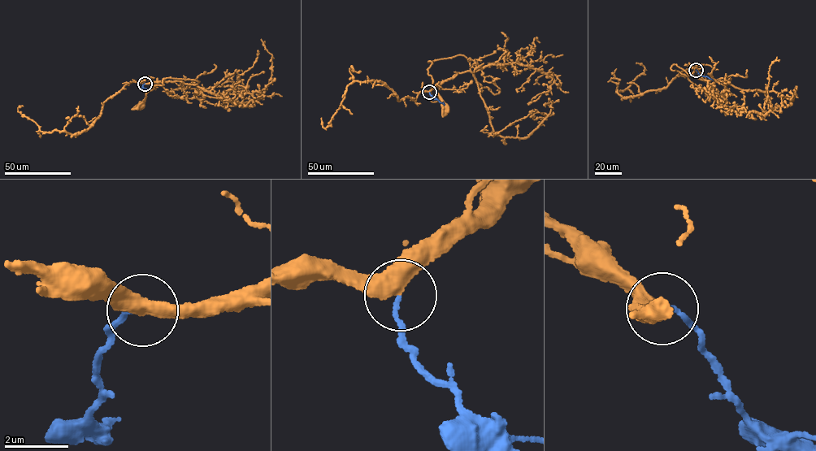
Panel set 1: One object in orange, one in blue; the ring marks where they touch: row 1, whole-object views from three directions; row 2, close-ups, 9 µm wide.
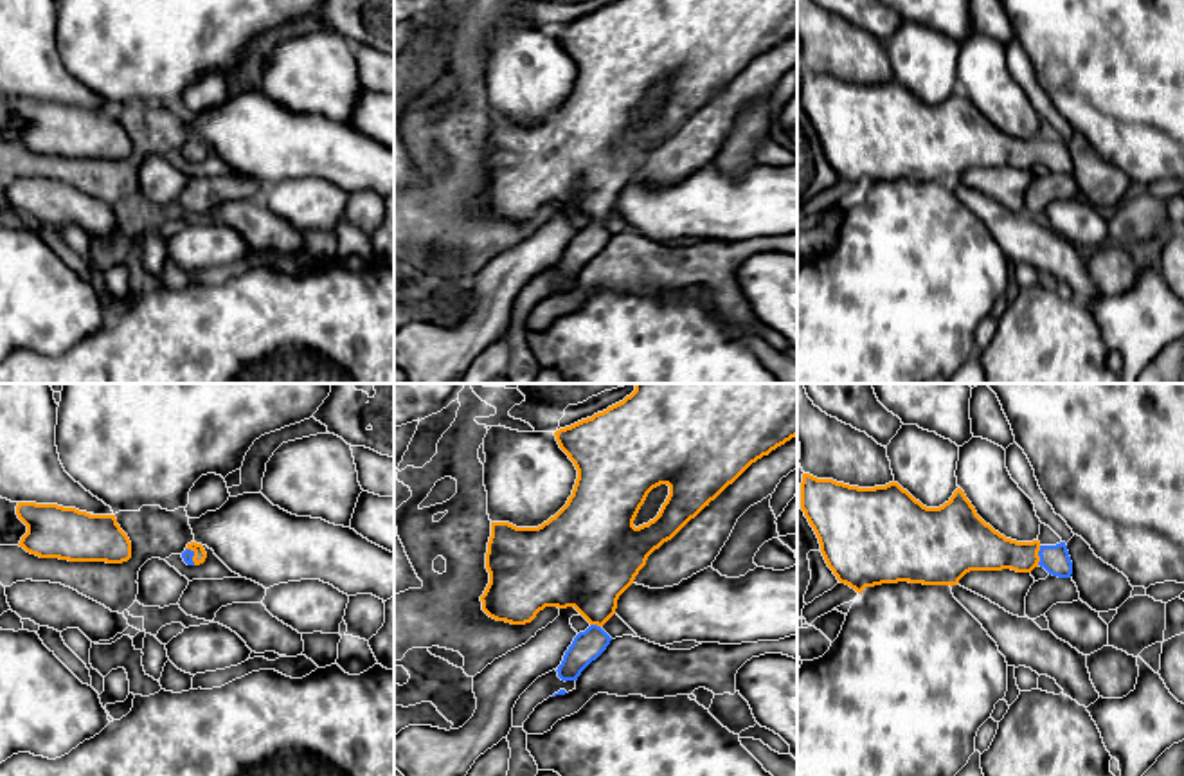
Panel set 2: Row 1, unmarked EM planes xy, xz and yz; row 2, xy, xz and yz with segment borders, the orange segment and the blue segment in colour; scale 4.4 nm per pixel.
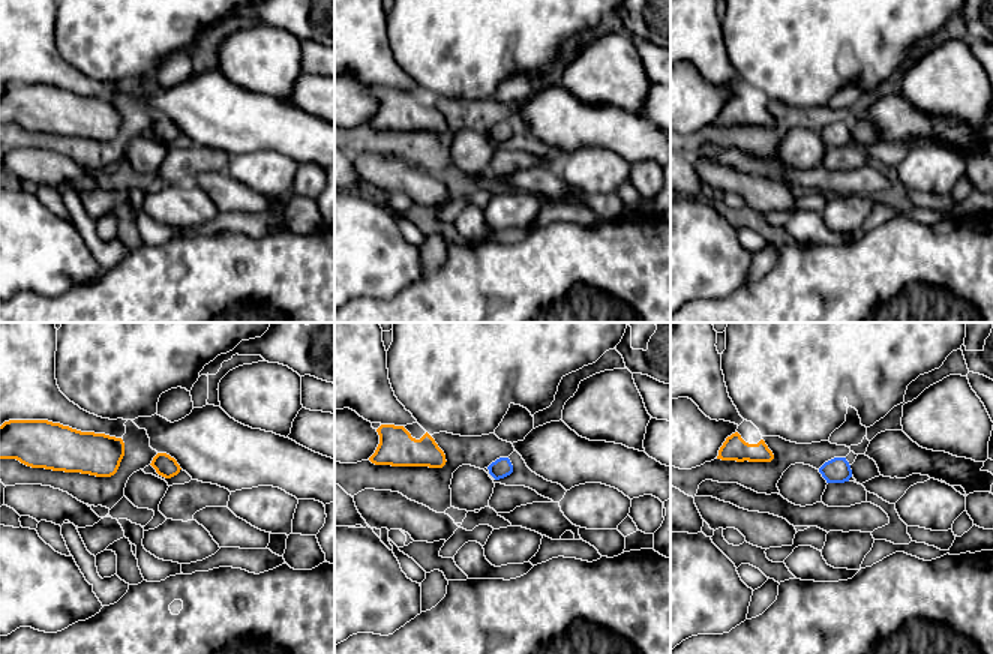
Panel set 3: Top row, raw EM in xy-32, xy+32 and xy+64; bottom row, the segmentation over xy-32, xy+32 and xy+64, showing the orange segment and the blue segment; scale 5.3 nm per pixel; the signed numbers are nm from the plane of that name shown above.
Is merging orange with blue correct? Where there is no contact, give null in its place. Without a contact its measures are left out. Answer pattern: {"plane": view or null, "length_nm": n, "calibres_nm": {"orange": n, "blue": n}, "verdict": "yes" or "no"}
{"plane": "yz", "length_nm": 90, "calibres_nm": {"orange": 200, "blue": 130}, "verdict": "yes"}

